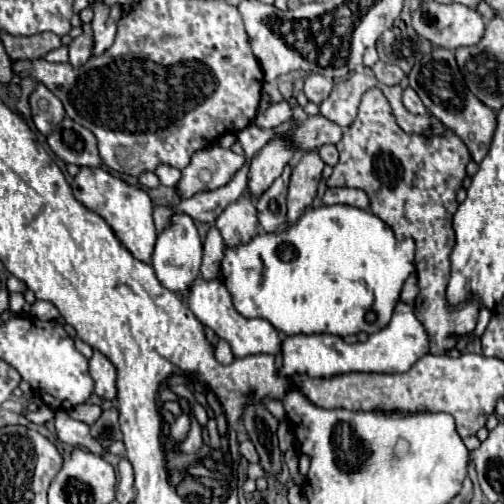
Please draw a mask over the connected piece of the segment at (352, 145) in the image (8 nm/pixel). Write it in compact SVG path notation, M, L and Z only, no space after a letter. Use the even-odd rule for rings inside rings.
M370 89L362 95L362 103L358 109L358 117L354 123L344 129L342 141L336 145L340 153L340 161L334 167L334 173L326 181L328 187L356 187L362 189L370 199L370 211L380 217L394 233L396 237L412 237L416 243L416 275L418 275L418 287L420 293L414 303L414 315L424 325L430 341L430 353L432 355L446 355L452 351L460 337L472 333L478 323L478 313L484 307L482 301L472 299L458 303L452 307L446 299L446 275L450 275L450 253L454 247L454 229L452 229L452 215L458 209L456 193L462 187L462 179L466 177L466 165L470 161L470 153L466 145L460 141L458 135L454 135L450 129L446 129L442 135L410 135L404 133L392 111L390 103L386 101L384 93L380 89Z

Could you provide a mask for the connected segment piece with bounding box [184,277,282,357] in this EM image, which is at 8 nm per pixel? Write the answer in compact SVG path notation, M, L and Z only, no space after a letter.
M196 277L190 285L188 291L184 295L184 303L188 305L188 309L196 315L196 319L210 327L220 339L226 339L232 347L234 357L246 357L246 355L258 355L258 353L270 353L276 355L280 353L282 341L278 331L268 323L250 323L248 319L244 319L232 305L232 297L226 289L226 285L222 283L222 279L202 279Z

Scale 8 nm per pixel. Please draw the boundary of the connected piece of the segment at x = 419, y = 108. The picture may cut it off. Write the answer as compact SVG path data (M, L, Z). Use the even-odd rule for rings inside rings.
M404 89L404 95L402 95L402 101L404 101L404 107L410 111L410 113L416 113L416 115L426 115L428 109L422 105L420 97L416 95L414 89Z

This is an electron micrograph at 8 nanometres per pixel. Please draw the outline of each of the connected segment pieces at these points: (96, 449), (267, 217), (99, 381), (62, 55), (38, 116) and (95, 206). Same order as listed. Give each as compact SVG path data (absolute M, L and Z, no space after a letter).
M66 411L56 413L56 431L58 431L58 439L68 445L86 447L98 455L102 453L102 445L98 441L92 441L90 435L86 433L86 423L72 419Z
M290 167L256 199L260 227L268 233L276 233L286 227L286 193L288 193Z
M94 351L90 359L90 375L96 381L96 395L102 399L116 399L116 367L100 353Z
M61 46L58 49L52 50L44 56L44 59L52 63L68 62L68 46Z
M38 83L36 89L30 93L30 109L32 109L32 121L36 129L44 135L48 135L54 125L58 125L64 119L64 107L60 99L46 89L46 85Z
M82 167L80 173L74 177L74 181L76 181L76 185L72 185L74 197L80 203L84 203L88 209L92 209L94 213L104 217L106 223L114 229L114 233L122 241L122 245L136 259L142 259L148 263L150 255L154 251L156 235L158 235L154 221L152 221L152 201L150 201L148 193L140 187L128 185L124 179L114 177L110 171L106 171L102 167L98 167L98 169Z

